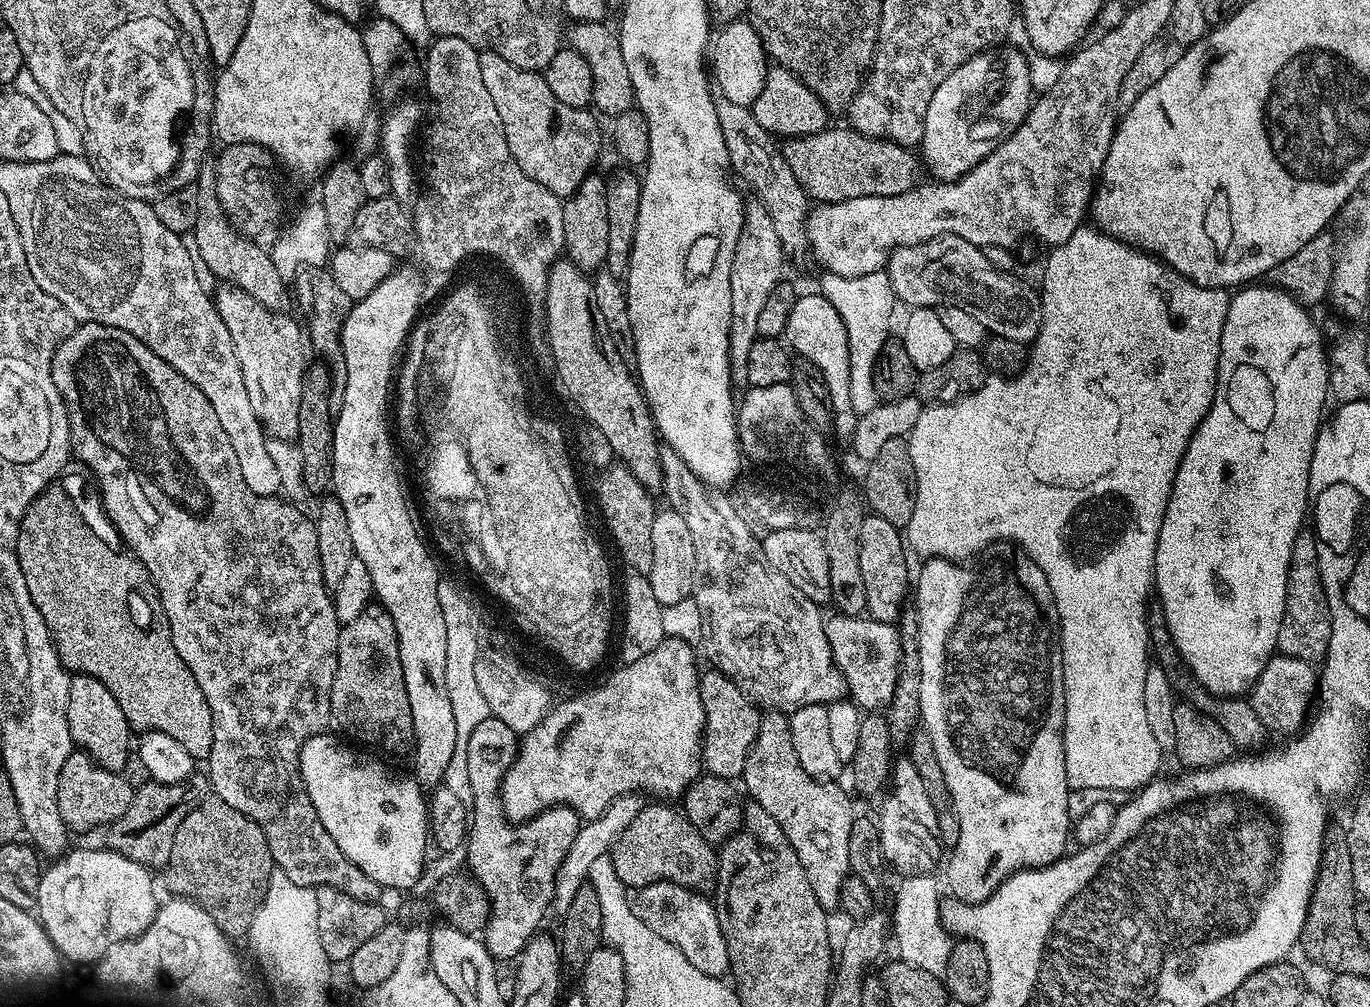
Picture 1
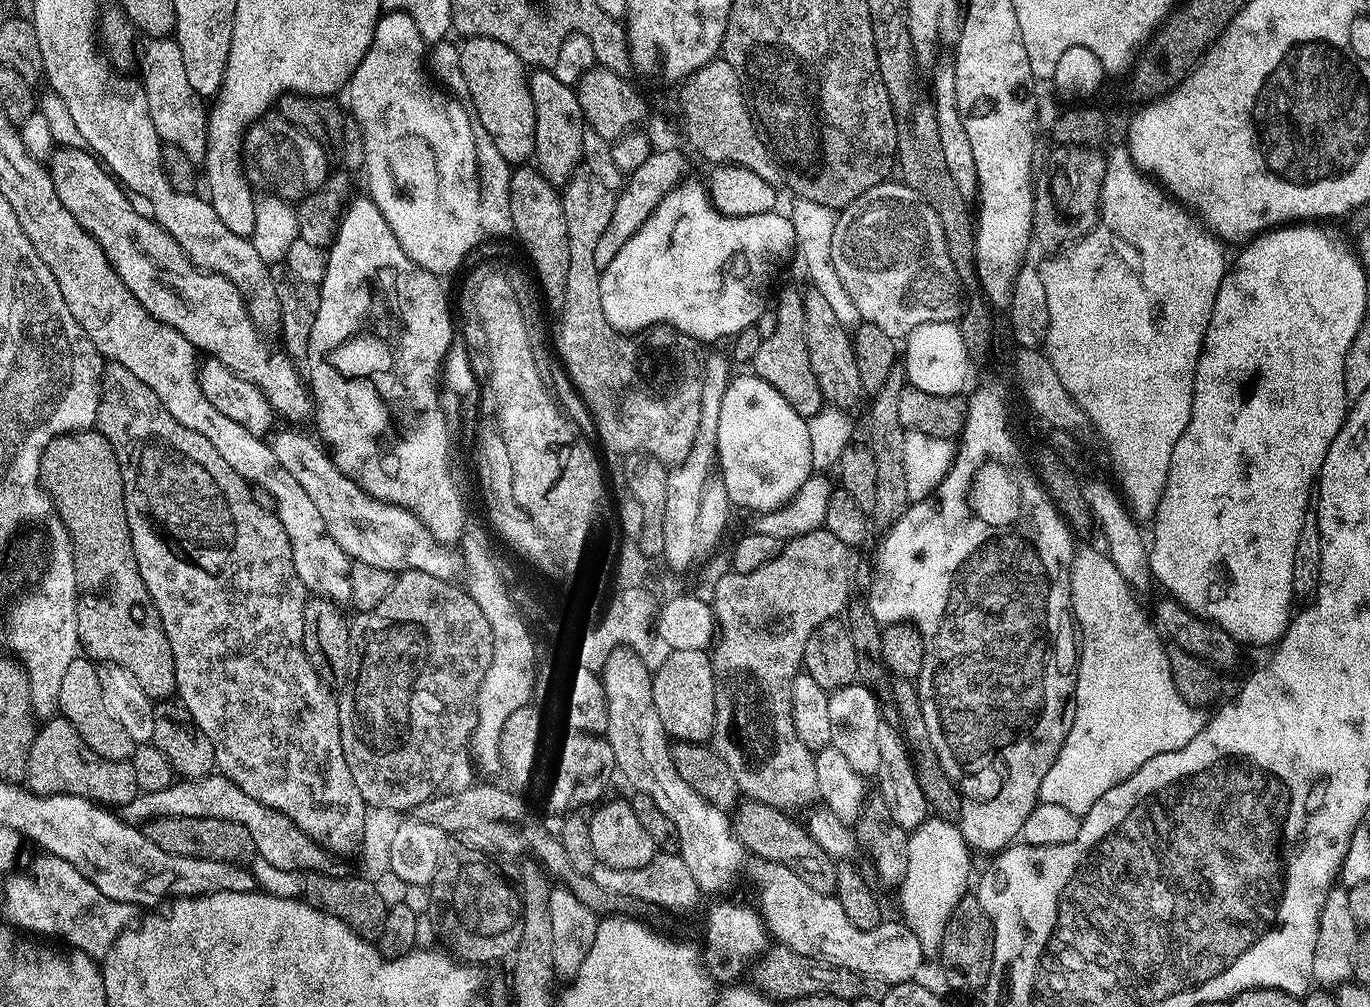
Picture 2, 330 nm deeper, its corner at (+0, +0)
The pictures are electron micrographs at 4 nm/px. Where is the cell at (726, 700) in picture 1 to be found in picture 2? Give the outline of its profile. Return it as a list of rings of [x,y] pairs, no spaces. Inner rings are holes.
[[[705,649],[698,650],[675,650],[671,655],[671,660],[666,665],[666,670],[670,671],[672,666],[682,664],[682,672],[686,672],[688,680],[696,680],[696,684],[655,684],[654,710],[658,710],[658,718],[662,718],[662,726],[668,731],[669,737],[673,741],[686,740],[689,744],[702,744],[711,741],[712,722],[712,686],[711,677],[711,658]]]

